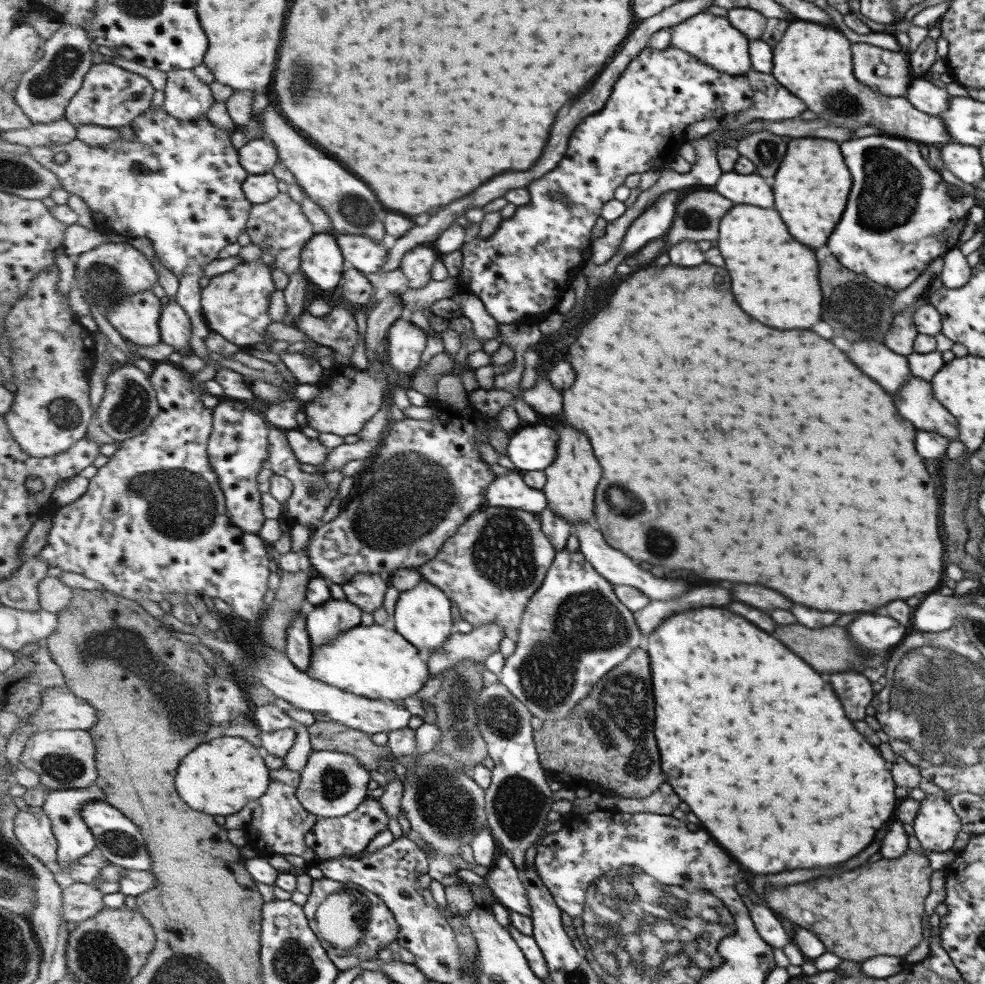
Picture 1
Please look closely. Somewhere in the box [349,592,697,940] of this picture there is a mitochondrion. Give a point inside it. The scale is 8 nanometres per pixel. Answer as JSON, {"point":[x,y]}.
{"point":[622,714]}

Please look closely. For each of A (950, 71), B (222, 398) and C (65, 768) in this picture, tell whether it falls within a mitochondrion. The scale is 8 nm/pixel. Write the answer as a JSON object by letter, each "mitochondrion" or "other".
{"A":"other","B":"other","C":"mitochondrion"}

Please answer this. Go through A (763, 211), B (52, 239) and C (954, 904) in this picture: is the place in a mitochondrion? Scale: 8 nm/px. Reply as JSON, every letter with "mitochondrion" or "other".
{"A":"other","B":"other","C":"other"}

